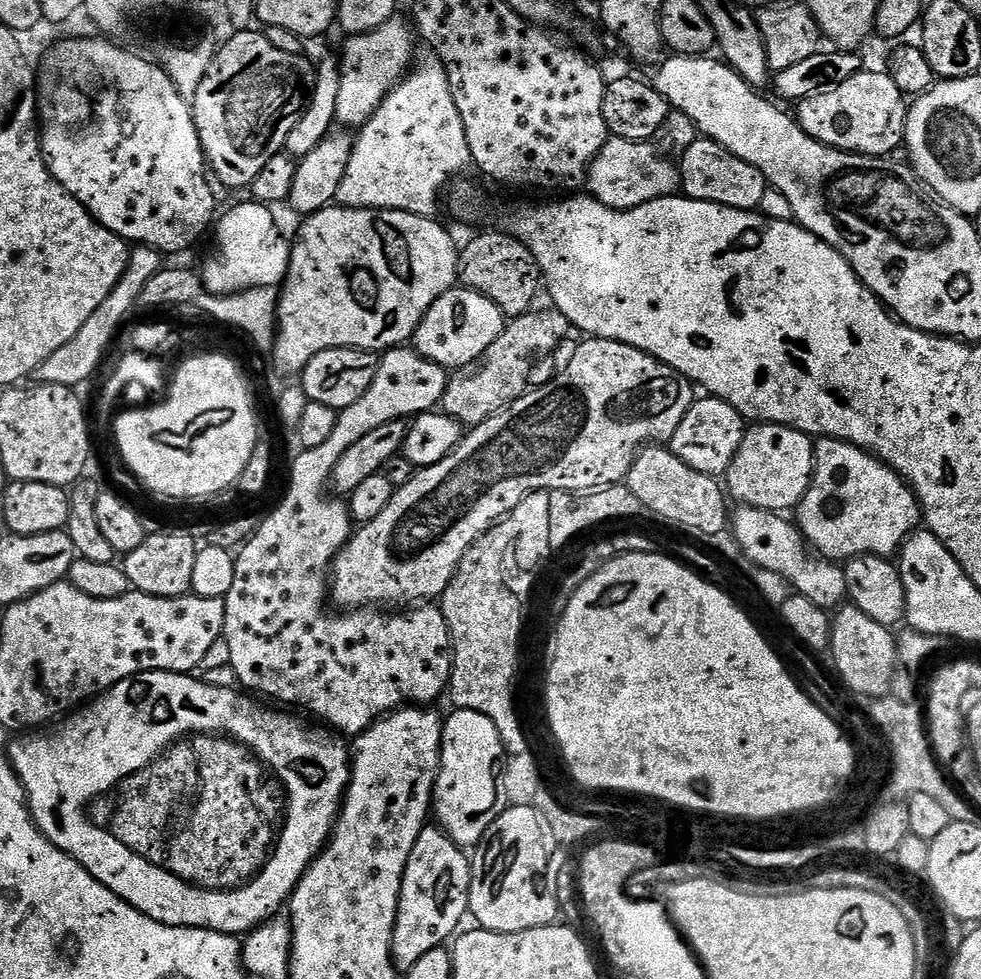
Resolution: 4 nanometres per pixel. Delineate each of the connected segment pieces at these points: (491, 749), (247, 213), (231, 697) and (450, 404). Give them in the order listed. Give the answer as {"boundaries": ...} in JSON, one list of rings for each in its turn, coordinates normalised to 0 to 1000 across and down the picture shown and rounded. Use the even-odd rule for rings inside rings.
{"boundaries":[[[[465,723],[462,726],[462,731],[459,730],[453,736],[453,761],[449,767],[449,790],[444,796],[444,807],[440,811],[440,820],[442,822],[442,834],[446,837],[448,845],[456,850],[465,862],[469,863],[474,868],[481,868],[486,865],[489,858],[499,848],[499,844],[504,841],[511,831],[519,824],[519,817],[517,815],[517,784],[519,778],[519,771],[514,767],[514,759],[508,750],[508,742],[504,742],[504,737],[499,737],[499,733],[495,733],[495,729],[487,729],[483,725],[475,725],[474,723]]],[[[254,204],[236,211],[219,228],[218,255],[205,273],[209,297],[217,302],[234,302],[255,294],[288,291],[298,268],[298,247],[287,237],[274,209]]],[[[145,686],[134,695],[120,697],[89,721],[74,726],[68,733],[53,742],[58,744],[50,743],[45,746],[50,748],[33,752],[21,762],[20,770],[16,773],[16,784],[25,806],[33,814],[33,826],[38,841],[49,853],[54,853],[54,858],[65,870],[76,874],[86,887],[92,889],[94,895],[116,909],[116,913],[120,913],[129,923],[161,942],[182,948],[209,948],[242,958],[256,953],[266,944],[272,944],[284,933],[281,931],[288,923],[291,926],[297,920],[298,912],[306,904],[307,897],[338,857],[356,798],[359,796],[359,777],[356,761],[354,764],[350,760],[352,757],[341,747],[330,742],[321,744],[320,741],[297,731],[294,728],[297,726],[284,727],[283,724],[272,723],[256,713],[261,714],[241,703],[214,701],[208,694],[186,686]],[[197,750],[223,750],[250,760],[276,785],[280,796],[293,799],[296,806],[298,838],[294,838],[294,850],[290,850],[285,874],[279,874],[273,882],[273,888],[267,889],[267,893],[259,897],[257,907],[249,907],[249,911],[204,907],[200,903],[193,903],[176,891],[162,887],[145,872],[136,872],[130,870],[130,866],[122,866],[122,862],[118,862],[114,854],[98,850],[94,842],[86,842],[86,817],[90,817],[90,813],[106,809],[106,805],[110,805],[114,797],[122,797],[126,789],[143,784],[147,776],[158,776],[166,772],[180,756]]],[[[556,313],[551,319],[539,317],[532,323],[519,326],[514,332],[512,341],[499,349],[499,354],[494,358],[483,370],[479,370],[474,376],[464,377],[463,383],[458,387],[453,399],[451,419],[456,425],[461,425],[474,435],[484,435],[495,431],[504,423],[518,417],[528,407],[535,404],[539,398],[550,396],[559,391],[565,383],[563,376],[563,363],[579,347],[579,342],[584,342],[585,336],[577,325],[577,321],[567,318],[562,313]]]]}

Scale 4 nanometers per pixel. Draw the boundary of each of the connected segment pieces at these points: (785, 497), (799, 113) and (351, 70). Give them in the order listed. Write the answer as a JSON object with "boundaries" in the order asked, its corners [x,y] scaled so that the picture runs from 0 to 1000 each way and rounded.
{"boundaries":[[[[771,431],[759,440],[756,456],[752,456],[748,472],[744,472],[740,483],[740,503],[747,512],[751,511],[751,516],[799,525],[804,522],[802,519],[814,520],[828,494],[831,479],[829,446],[796,433]]],[[[878,72],[871,80],[862,80],[858,88],[843,90],[841,94],[830,96],[826,100],[814,103],[810,107],[809,122],[811,126],[836,147],[853,151],[859,155],[874,155],[877,159],[905,159],[922,146],[924,121],[926,120],[927,103],[923,96],[912,87],[911,80],[904,73],[885,74]]],[[[401,18],[387,27],[385,31],[368,37],[355,37],[349,56],[350,78],[348,95],[345,96],[343,122],[348,128],[375,126],[385,108],[404,91],[421,68],[420,56],[424,53],[422,29],[409,18]]]]}

